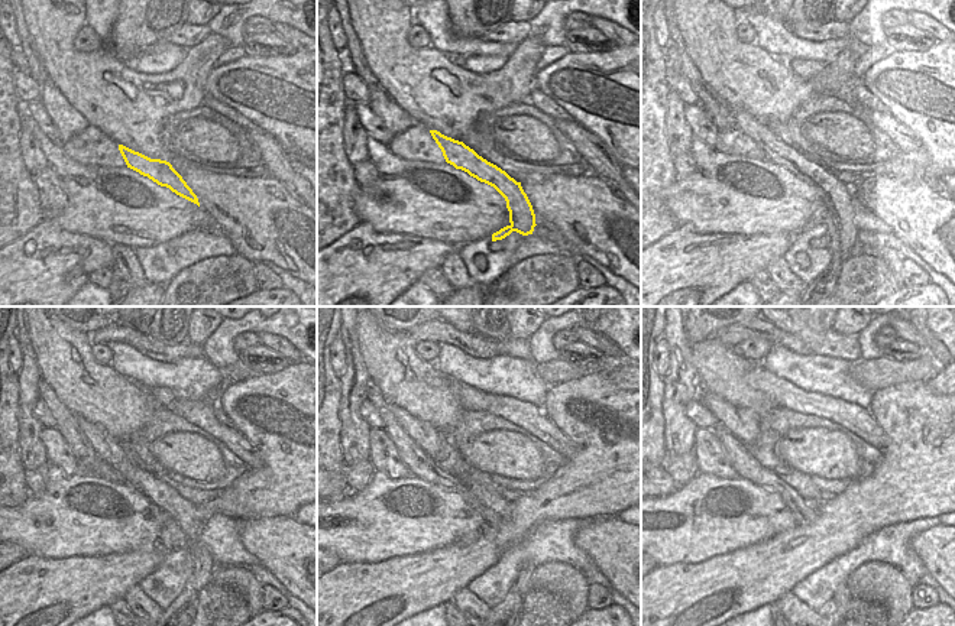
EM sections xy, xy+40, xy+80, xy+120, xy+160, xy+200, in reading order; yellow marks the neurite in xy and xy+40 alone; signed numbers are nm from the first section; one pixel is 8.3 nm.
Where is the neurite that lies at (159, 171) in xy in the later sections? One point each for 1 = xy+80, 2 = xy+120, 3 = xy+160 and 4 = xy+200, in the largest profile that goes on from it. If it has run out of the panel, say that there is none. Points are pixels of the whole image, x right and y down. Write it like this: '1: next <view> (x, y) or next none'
1: next xy+80 (841, 197)
2: next xy+120 (107, 448)
3: next xy+160 (421, 432)
4: next xy+200 (743, 422)

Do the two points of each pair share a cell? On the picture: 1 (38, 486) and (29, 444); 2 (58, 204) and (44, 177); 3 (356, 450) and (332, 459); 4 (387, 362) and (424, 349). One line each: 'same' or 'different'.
1: different
2: same
3: different
4: different

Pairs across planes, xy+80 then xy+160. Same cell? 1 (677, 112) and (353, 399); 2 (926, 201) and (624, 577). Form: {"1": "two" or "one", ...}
{"1": "one", "2": "one"}

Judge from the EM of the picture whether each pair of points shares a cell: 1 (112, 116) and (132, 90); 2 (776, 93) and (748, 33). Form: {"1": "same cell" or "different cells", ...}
{"1": "same cell", "2": "different cells"}

